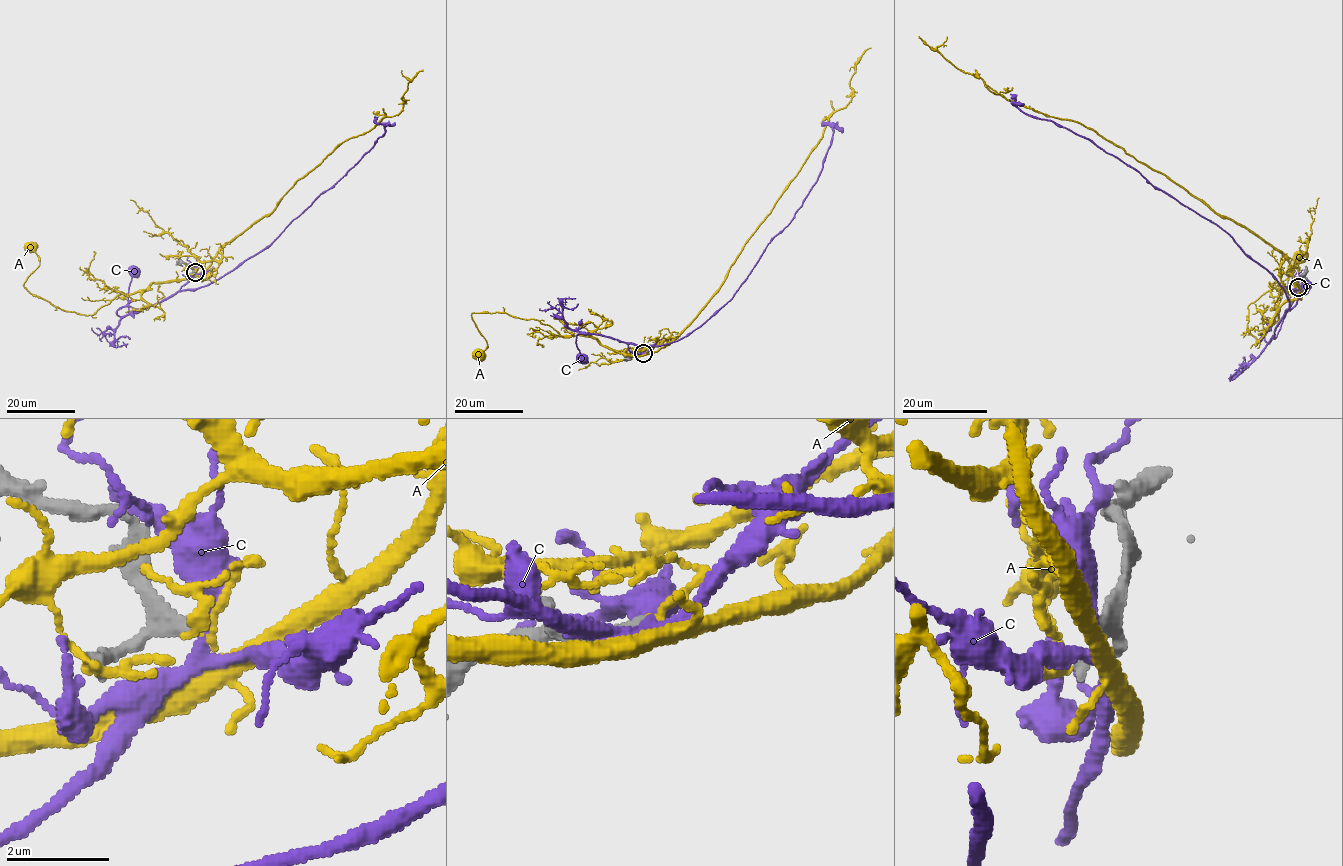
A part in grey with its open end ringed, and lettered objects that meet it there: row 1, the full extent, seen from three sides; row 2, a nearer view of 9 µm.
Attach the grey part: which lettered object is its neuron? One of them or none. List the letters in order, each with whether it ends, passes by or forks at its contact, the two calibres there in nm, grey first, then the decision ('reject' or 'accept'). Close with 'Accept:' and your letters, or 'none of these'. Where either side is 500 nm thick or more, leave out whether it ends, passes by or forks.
A: it forks | 190/110 nm | accept
C: it forks | 190/240 nm | reject
Accept: A

